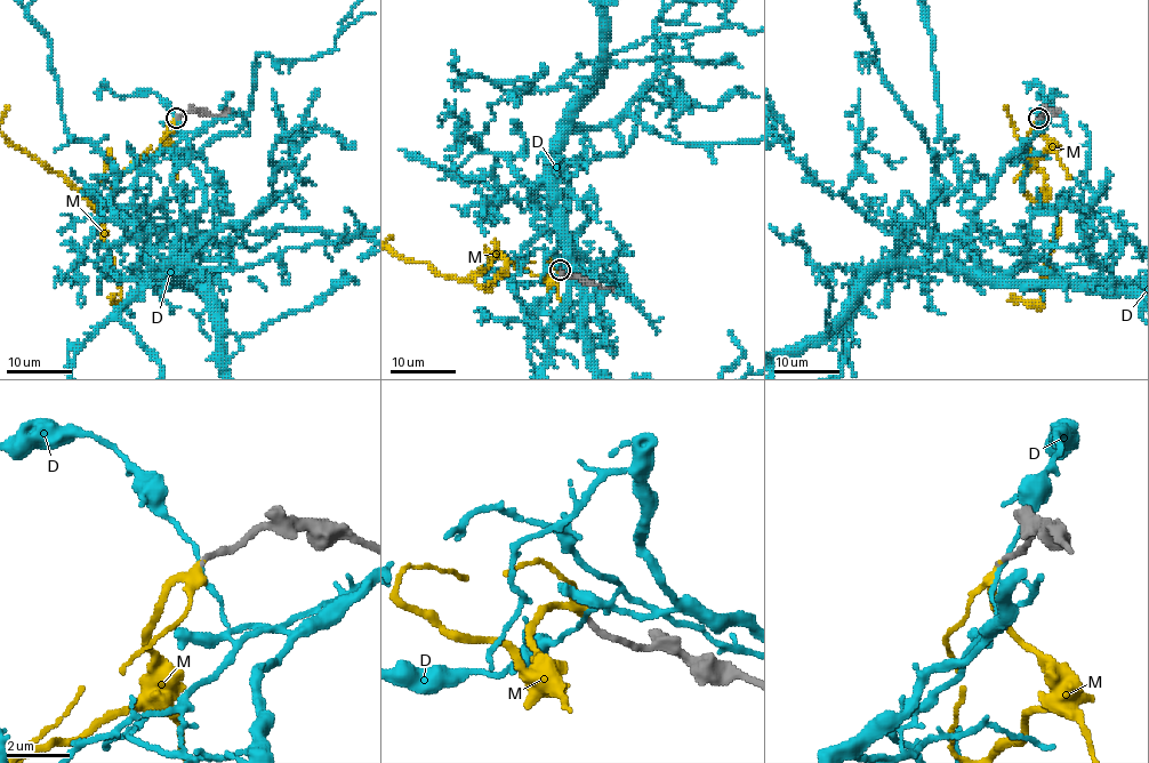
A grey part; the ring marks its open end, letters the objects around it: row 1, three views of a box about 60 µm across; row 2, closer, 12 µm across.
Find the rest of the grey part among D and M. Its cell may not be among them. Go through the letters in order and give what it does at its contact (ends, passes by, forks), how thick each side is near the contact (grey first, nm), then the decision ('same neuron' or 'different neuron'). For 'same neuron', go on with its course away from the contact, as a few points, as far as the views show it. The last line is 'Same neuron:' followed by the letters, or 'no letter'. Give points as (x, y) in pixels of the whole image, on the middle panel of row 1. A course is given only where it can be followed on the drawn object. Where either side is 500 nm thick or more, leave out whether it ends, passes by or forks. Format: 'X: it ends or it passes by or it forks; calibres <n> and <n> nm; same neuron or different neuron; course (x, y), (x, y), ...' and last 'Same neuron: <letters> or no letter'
D: it passes by; calibres 200 and 120 nm; different neuron
M: it passes by; calibres 180 and 240 nm; same neuron; course (560, 271), (546, 280), (498, 254), (476, 274), (456, 279), (400, 257)
Same neuron: M

